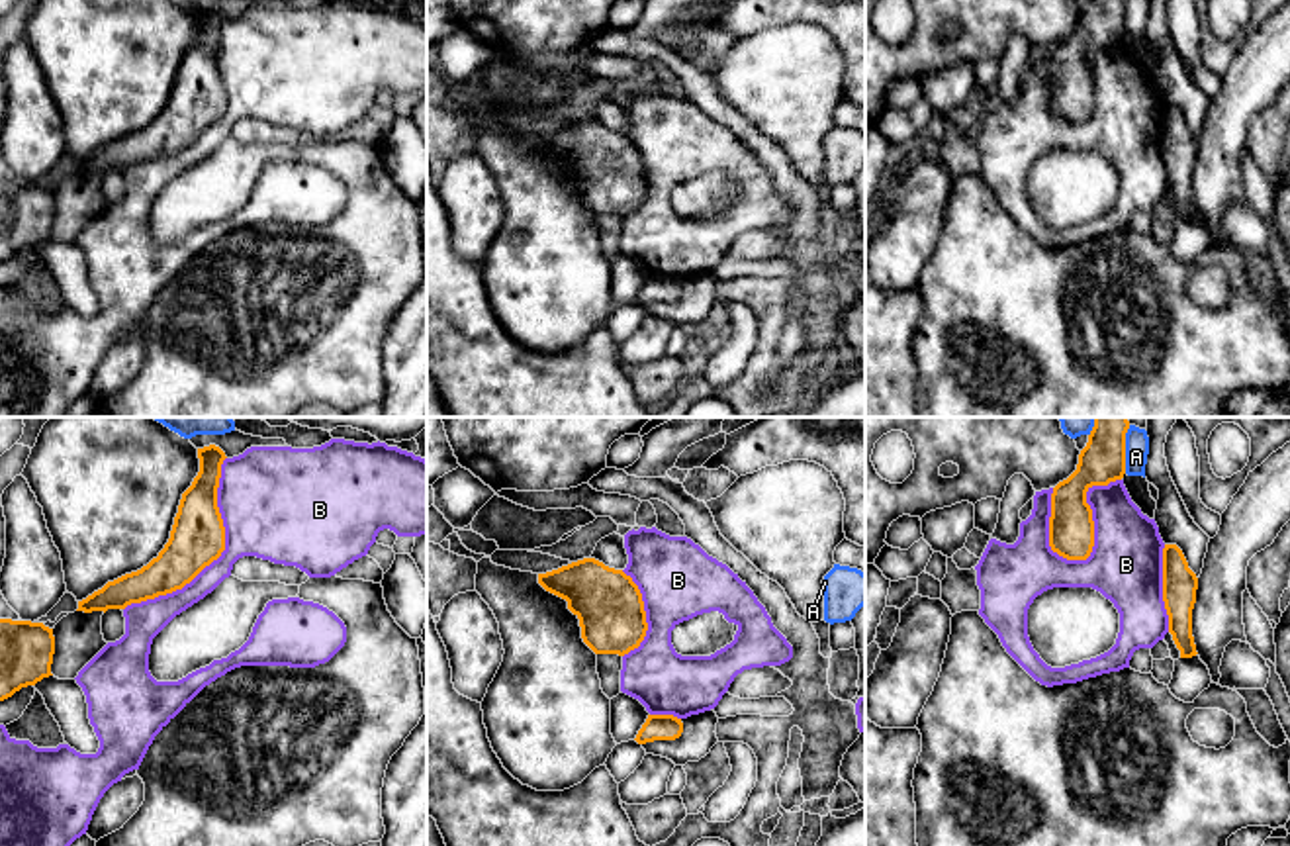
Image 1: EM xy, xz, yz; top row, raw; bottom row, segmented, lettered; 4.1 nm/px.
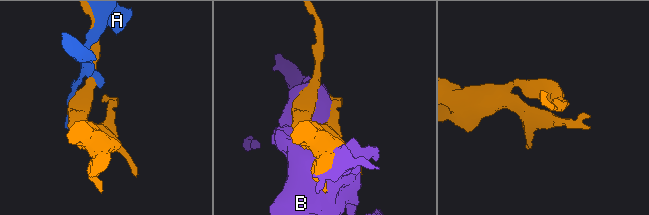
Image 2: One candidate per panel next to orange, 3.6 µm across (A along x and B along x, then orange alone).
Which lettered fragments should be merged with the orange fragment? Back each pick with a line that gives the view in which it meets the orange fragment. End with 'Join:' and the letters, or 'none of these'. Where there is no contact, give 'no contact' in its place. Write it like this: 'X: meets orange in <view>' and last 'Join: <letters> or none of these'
Join: none of these

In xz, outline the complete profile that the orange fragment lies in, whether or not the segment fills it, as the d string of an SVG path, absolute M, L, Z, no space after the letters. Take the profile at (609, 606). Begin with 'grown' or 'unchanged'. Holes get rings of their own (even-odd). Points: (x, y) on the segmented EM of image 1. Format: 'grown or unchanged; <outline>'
unchanged; M583 558L558 570L538 574L538 584L568 601L568 609L579 619L583 642L595 654L624 656L644 640L648 623L642 593L622 570L609 568L595 558Z

